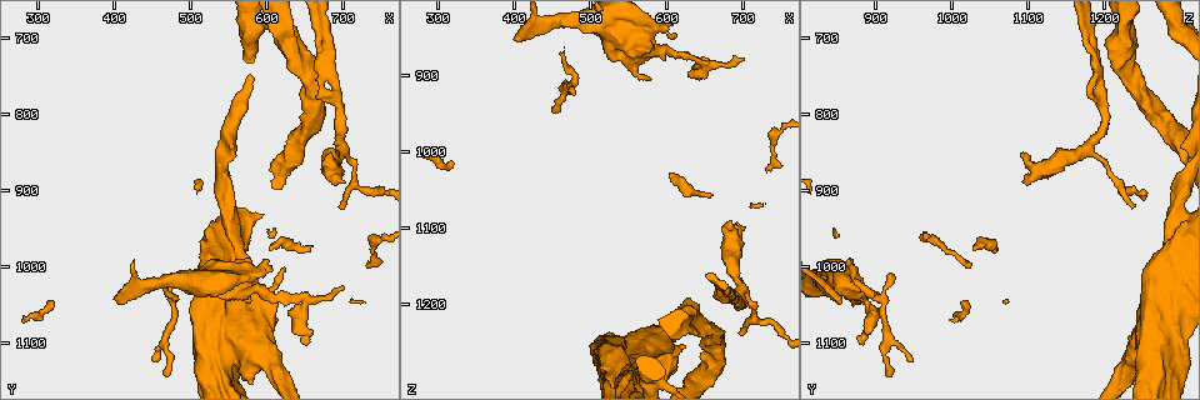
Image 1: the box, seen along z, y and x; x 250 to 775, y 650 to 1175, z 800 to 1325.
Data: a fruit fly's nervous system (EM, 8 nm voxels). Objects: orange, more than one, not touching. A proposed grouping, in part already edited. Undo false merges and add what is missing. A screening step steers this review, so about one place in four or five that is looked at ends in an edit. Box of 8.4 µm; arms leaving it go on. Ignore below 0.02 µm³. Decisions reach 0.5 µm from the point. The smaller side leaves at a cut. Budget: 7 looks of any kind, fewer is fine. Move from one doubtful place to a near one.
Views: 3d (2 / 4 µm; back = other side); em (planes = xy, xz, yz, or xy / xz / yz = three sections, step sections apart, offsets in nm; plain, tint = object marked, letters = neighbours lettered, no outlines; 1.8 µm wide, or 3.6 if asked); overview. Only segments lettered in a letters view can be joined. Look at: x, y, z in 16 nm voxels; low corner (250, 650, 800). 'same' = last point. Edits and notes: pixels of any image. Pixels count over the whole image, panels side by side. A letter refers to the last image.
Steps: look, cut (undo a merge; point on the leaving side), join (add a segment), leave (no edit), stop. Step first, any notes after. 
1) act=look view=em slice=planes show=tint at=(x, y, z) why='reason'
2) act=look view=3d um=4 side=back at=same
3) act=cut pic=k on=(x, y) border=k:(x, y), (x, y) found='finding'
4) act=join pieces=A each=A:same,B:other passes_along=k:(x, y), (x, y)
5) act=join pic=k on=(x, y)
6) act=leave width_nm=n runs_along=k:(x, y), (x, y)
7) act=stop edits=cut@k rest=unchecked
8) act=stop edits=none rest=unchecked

act=look view=em slice=planes show=letters at=(640, 1040, 880) why='sharp bend'

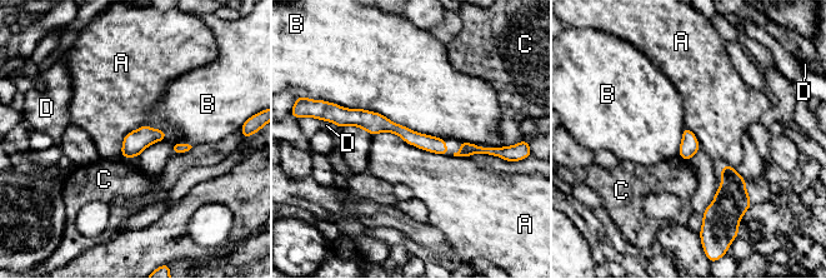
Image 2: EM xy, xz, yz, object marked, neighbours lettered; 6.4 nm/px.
act=leave width_nm=110 each=A:other,B:other,C:other,D:other runs_along=2:(339, 120), (381, 123), (445, 152) found='all the same neuron'

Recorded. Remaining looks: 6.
act=look view=3d um=4 at=(625, 1005, 1250) why='free end'

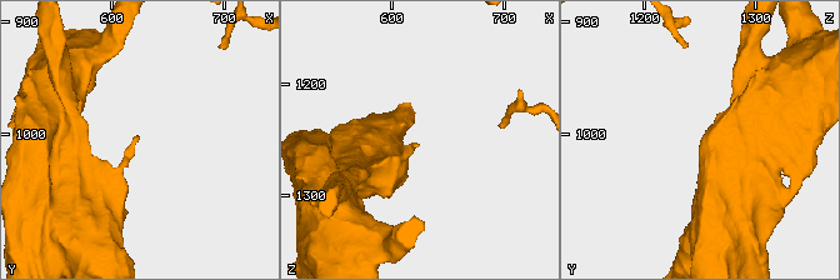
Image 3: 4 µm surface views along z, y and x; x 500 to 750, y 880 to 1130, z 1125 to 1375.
act=look view=em slice=planes show=tint at=(626, 1002, 1254)

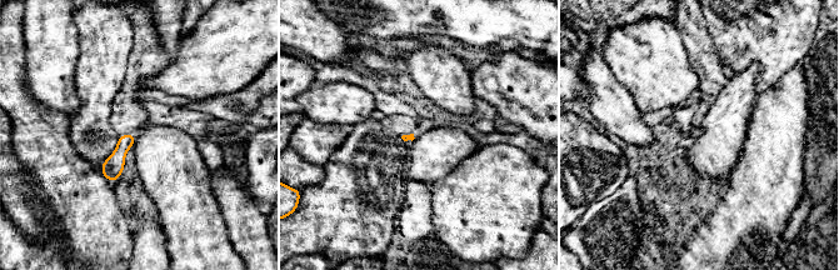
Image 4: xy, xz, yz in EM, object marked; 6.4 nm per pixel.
act=look view=em slice=planes show=letters at=same why='see the neighbours'

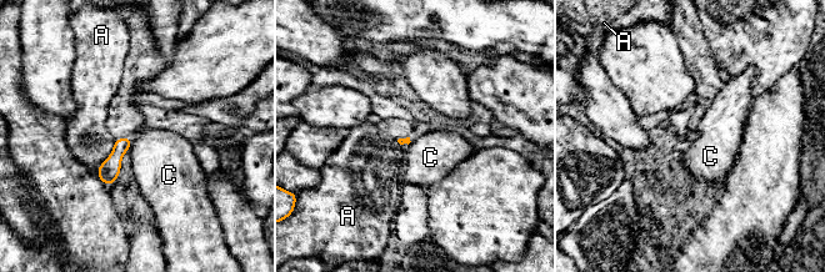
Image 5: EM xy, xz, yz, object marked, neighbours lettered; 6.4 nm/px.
act=leave longest_contact=A:200nm each=A:other,C:other found='no lettered segment goes on from it'

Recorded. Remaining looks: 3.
act=look view=3d um=4 at=(605, 1125, 1240) why='calibre changes'

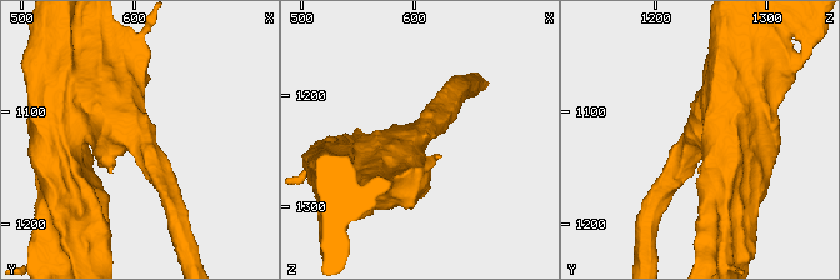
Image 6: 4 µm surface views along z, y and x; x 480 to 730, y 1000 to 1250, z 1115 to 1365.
act=look view=em um=3.6 slice=xy step=16 show=tint at=(606, 1124, 1236) arm_widths_nm=300,700

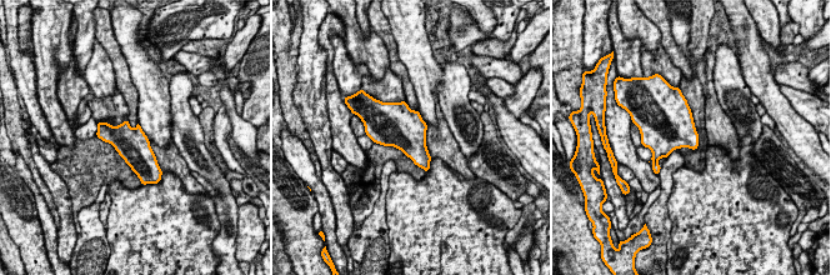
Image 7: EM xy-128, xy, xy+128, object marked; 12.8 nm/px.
act=look view=em um=3.6 slice=planes show=letters at=same why='another direction'

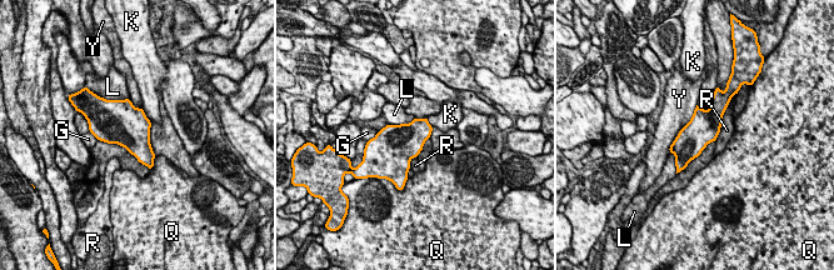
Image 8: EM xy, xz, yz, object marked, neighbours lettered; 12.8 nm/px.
act=leave each=G:other,K:other,L:other,Q:other,R:other,Y:other border=8:(415, 118), (409, 123), (389, 124) found='one neuron here'

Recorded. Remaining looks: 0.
act=stop edits=none rest=unchecked

